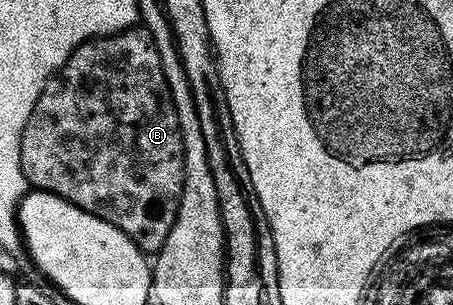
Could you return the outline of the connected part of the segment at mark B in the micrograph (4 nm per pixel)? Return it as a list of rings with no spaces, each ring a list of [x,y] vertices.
[[[145,28],[121,30],[118,34],[109,34],[103,38],[90,38],[74,49],[72,56],[68,56],[65,64],[46,82],[32,108],[32,116],[28,116],[28,124],[24,124],[24,132],[20,136],[20,164],[27,183],[33,189],[43,190],[68,200],[84,212],[120,228],[124,236],[131,238],[143,254],[157,255],[162,249],[164,240],[168,240],[168,232],[172,232],[178,215],[178,205],[182,199],[182,189],[186,179],[186,149],[182,143],[182,125],[178,119],[178,110],[174,106],[174,97],[170,94],[170,85],[164,76],[160,52],[149,30]]]

